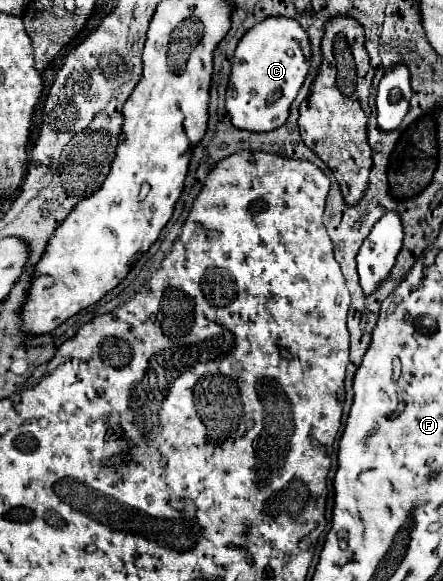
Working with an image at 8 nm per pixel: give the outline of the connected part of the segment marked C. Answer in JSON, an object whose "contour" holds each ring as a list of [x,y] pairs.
{"contour":[[[271,16],[253,26],[239,42],[227,88],[227,112],[239,130],[269,132],[289,118],[289,106],[311,68],[311,40],[297,20]]]}

